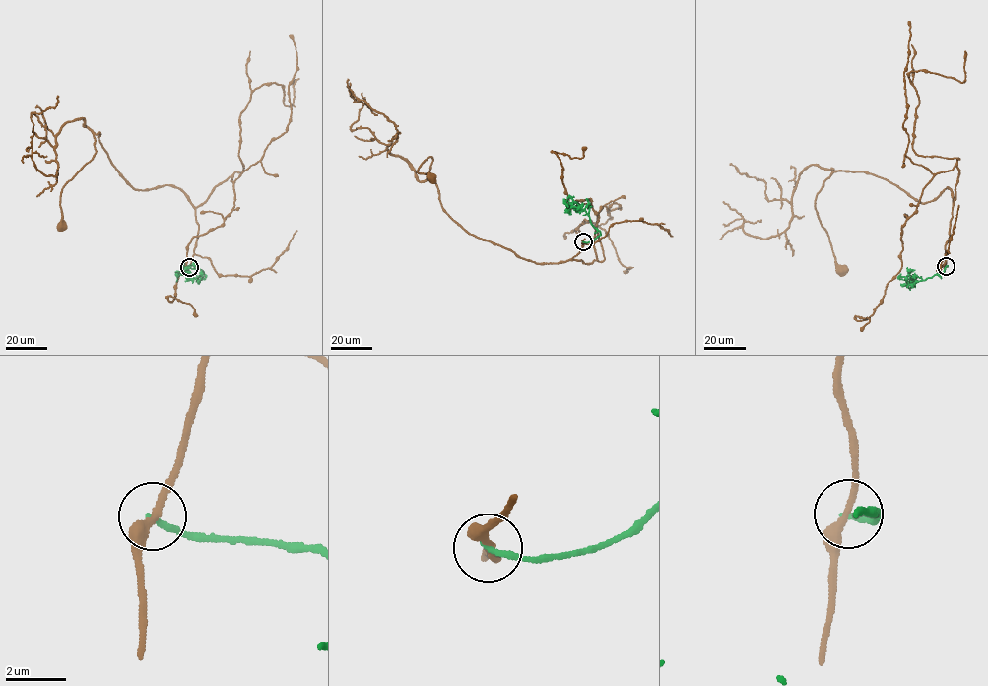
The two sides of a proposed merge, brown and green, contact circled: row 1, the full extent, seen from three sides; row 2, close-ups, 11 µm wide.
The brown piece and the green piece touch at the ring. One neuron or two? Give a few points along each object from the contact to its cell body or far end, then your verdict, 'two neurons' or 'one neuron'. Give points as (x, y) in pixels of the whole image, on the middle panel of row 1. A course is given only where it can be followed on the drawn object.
brown runs (582, 241), (565, 262), (523, 259), (449, 216), (428, 176), (429, 156), (417, 171), (430, 177); green runs (582, 241), (593, 240), (600, 233), (592, 226), (584, 210), (568, 204), (577, 209), (577, 204); two neurons

